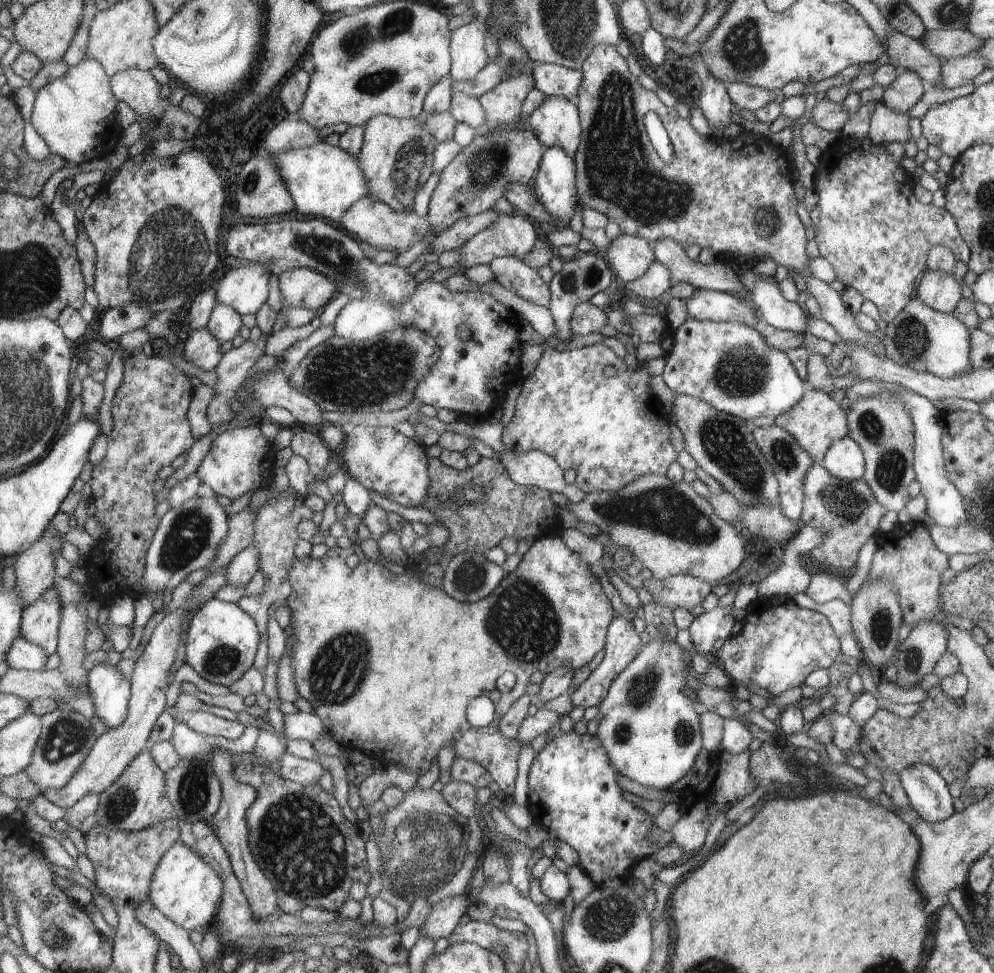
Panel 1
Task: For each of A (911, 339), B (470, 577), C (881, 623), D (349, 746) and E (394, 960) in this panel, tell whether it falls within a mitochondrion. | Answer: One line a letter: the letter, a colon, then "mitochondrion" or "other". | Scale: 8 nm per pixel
A: mitochondrion
B: mitochondrion
C: mitochondrion
D: other
E: other

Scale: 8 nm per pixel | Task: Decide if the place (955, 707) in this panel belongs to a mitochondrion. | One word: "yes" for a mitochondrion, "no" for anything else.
no

